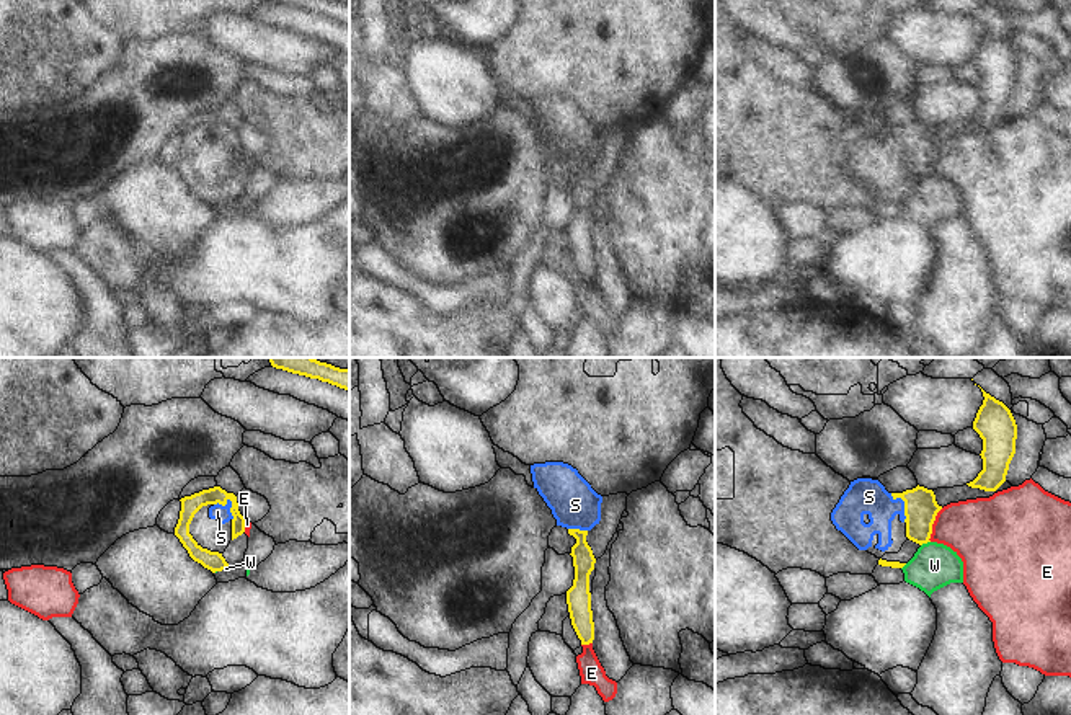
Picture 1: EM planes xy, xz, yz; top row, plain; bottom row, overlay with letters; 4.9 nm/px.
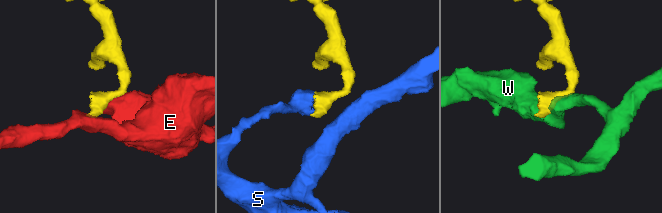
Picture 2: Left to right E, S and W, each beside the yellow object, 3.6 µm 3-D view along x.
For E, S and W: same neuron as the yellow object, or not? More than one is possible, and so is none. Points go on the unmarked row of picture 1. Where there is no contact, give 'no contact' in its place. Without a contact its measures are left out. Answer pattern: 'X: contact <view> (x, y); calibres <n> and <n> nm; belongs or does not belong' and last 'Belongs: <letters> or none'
E: contact yz (933, 157); calibres 160 and 320 nm; does not belong
S: contact xy (232, 137); calibres 100 and 80 nm; belongs
W: contact yz (924, 177); calibres 160 and 220 nm; does not belong
Belongs: S

